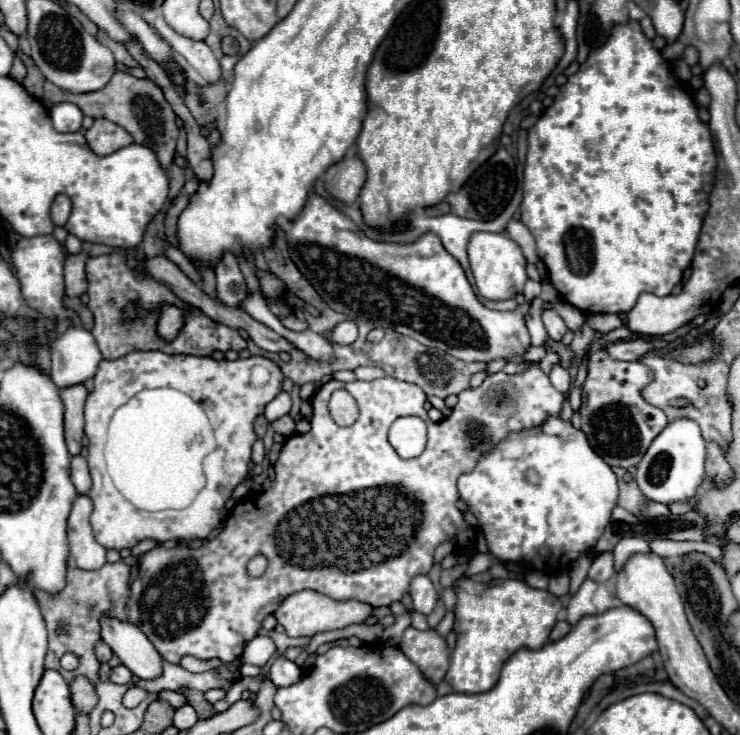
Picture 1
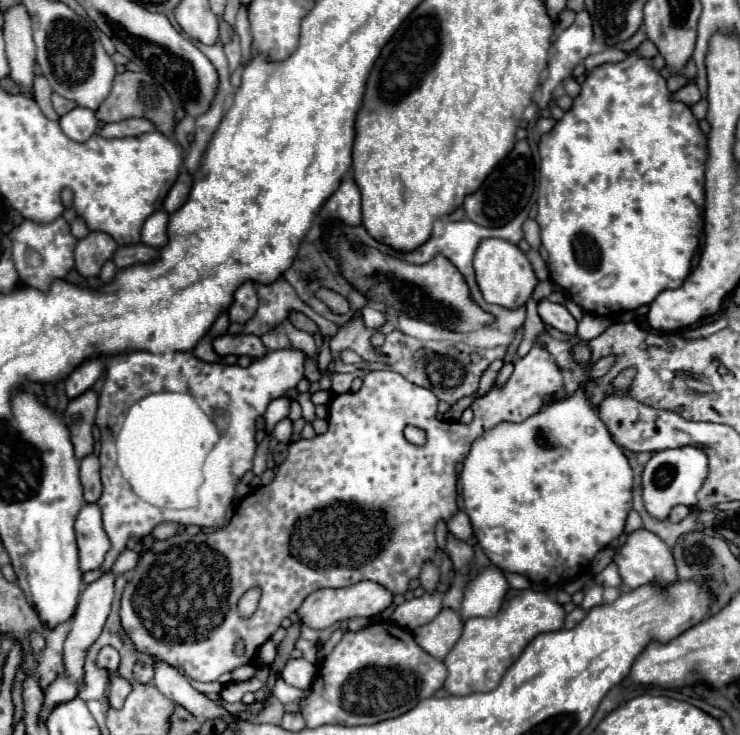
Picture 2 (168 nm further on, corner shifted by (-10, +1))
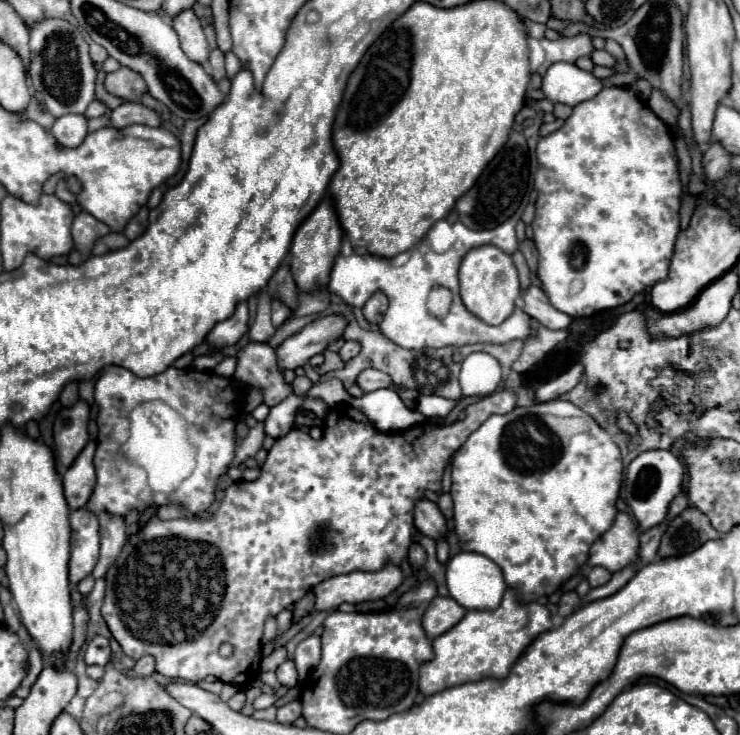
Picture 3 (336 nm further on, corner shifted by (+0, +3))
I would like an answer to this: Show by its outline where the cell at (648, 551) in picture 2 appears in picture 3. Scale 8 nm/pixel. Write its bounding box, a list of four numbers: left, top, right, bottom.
[587,513,639,573]

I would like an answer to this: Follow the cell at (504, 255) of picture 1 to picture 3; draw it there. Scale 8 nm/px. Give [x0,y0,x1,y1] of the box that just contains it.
[459,245,521,325]

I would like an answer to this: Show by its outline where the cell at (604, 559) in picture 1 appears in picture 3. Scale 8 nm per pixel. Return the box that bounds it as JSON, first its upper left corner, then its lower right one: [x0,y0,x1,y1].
[587,567,611,587]

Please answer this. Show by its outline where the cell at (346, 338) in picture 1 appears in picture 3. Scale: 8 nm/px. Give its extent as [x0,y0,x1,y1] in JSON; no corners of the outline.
[363,293,387,325]

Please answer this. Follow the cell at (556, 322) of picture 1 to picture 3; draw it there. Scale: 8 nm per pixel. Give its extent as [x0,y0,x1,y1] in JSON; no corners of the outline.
[523,285,571,331]

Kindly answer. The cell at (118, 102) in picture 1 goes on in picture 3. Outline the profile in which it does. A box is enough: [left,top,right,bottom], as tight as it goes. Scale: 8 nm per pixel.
[105,67,147,103]

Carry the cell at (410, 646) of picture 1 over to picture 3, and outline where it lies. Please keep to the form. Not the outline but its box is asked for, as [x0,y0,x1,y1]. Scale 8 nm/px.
[423,597,465,639]

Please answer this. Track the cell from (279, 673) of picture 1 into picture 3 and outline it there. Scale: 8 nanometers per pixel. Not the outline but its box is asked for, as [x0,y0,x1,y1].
[275,659,297,687]

